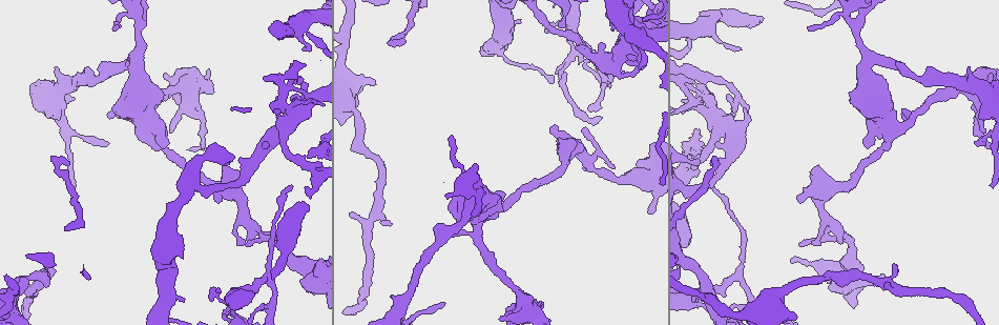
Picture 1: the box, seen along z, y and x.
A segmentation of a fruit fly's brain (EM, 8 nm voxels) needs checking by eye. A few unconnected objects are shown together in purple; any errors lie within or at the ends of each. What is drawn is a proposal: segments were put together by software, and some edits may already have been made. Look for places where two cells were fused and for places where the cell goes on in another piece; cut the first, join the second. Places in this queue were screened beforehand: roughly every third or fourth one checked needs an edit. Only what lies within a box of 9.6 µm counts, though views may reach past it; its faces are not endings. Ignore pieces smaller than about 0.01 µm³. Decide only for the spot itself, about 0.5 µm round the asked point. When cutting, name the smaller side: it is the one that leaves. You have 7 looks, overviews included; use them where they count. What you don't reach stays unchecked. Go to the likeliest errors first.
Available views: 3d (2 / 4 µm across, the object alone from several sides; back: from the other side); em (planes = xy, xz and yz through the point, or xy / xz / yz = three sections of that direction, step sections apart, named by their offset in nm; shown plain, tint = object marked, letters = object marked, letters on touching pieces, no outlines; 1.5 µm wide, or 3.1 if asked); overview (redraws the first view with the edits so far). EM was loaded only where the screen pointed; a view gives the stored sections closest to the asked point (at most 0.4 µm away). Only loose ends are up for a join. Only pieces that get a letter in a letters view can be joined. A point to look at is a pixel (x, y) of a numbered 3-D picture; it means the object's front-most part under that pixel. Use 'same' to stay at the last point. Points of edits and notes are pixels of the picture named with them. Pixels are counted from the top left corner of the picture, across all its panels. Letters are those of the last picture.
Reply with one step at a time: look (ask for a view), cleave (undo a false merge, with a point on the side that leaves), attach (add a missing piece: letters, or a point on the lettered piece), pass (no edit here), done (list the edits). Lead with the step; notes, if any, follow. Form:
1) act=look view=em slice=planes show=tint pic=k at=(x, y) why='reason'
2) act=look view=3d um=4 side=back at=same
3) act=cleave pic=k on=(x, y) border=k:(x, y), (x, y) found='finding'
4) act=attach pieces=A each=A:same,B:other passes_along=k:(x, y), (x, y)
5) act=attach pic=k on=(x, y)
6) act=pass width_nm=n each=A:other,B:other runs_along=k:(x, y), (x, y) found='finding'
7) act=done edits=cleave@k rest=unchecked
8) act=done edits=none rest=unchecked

act=look view=em slice=planes show=letters pic=1 at=(169, 130) why='free end'

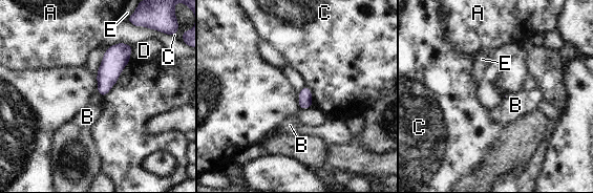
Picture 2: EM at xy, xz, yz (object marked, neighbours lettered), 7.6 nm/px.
act=pass each=A:other,B:other,C:other,D:other,E:other border=2:(129, 61), (118, 81), (102, 98) found='none of them fits'

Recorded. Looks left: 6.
act=look view=em slice=planes show=plain pic=1 at=(908, 117) why='thin end'

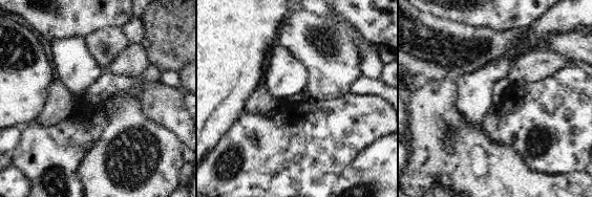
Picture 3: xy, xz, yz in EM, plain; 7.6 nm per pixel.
act=look view=em slice=planes show=tint at=same

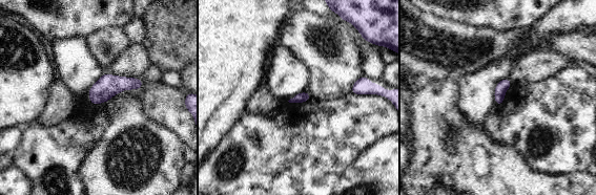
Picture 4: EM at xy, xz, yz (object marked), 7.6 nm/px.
act=look view=em slice=planes show=letters at=same

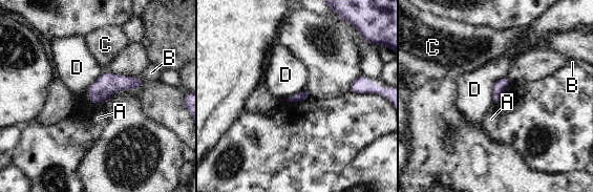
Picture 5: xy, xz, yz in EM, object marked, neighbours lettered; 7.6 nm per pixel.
act=pass each=A:other,B:other,C:other,D:other border=5:(104, 101), (99, 101), (92, 105) found='no lettered piece goes on from it'

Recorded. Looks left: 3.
act=look view=em slice=planes show=letters pic=1 at=(167, 147) why='thin neck'

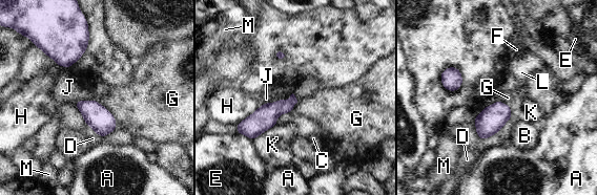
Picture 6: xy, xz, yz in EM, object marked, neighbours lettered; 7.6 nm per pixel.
act=pass longest_contact=D:300nm each=A:other,B:other,C:other,D:other,E:other,F:other,G:other,H:other,J:other,K:other,L:other,M:other border=6:(291, 98), (266, 102), (261, 105) found='all the same cell'

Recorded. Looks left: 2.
act=done edits=none rest=unchecked

